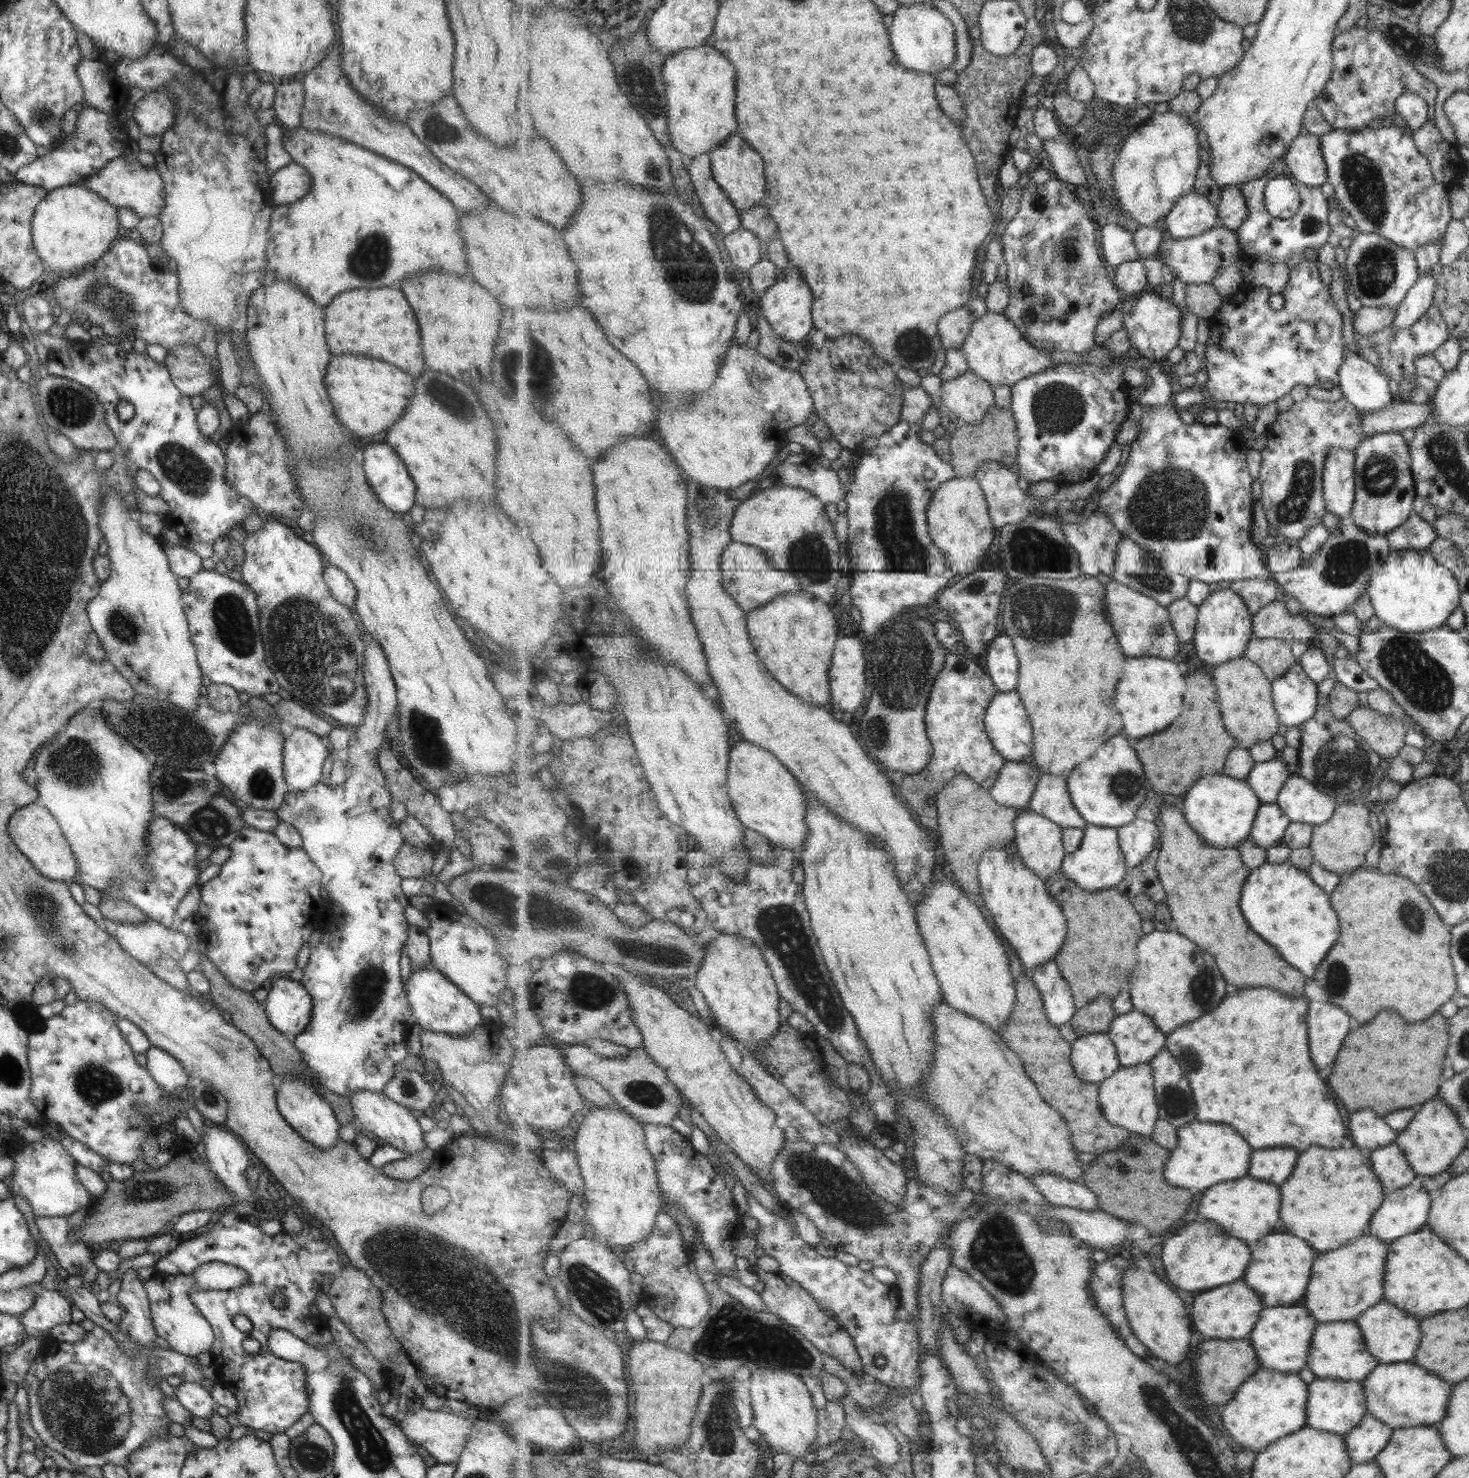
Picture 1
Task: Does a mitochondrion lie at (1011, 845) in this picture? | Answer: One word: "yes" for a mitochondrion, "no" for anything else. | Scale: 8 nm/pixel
no

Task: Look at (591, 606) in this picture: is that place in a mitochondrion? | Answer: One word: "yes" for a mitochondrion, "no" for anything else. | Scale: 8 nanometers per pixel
no

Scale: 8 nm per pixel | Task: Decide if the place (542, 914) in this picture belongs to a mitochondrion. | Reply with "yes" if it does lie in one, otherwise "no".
yes

